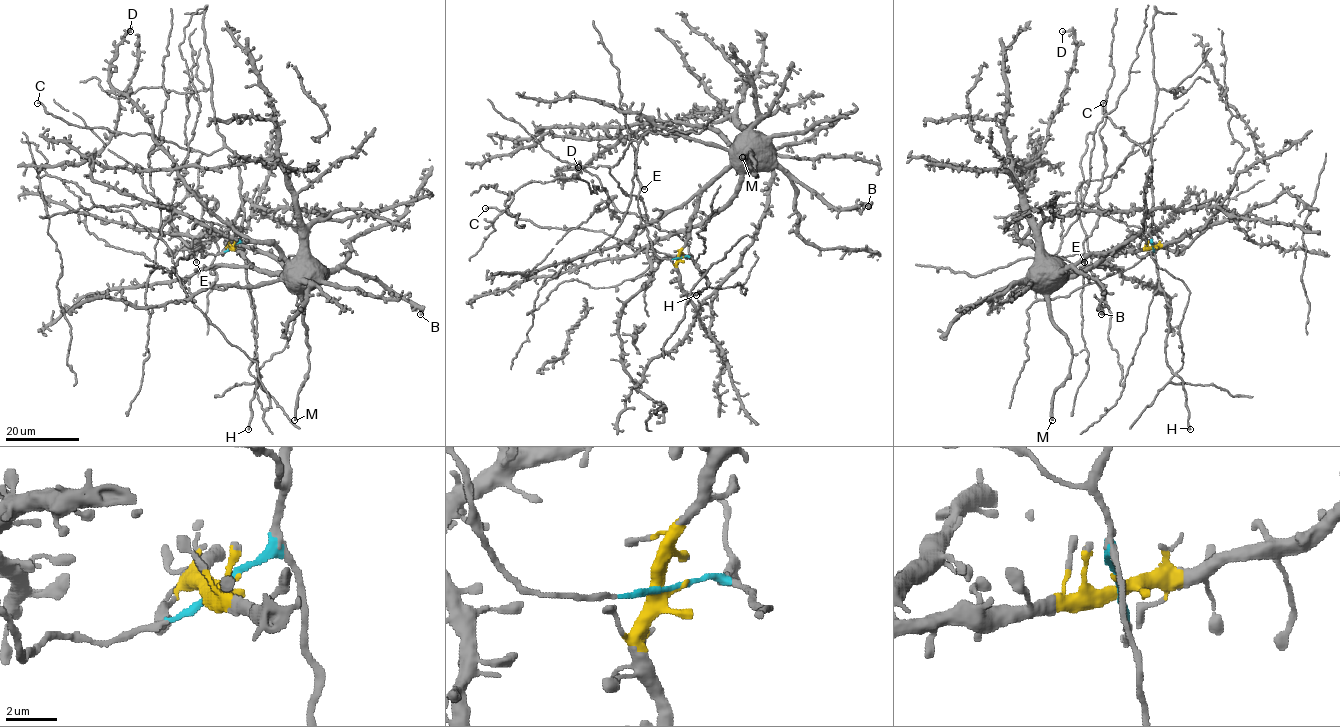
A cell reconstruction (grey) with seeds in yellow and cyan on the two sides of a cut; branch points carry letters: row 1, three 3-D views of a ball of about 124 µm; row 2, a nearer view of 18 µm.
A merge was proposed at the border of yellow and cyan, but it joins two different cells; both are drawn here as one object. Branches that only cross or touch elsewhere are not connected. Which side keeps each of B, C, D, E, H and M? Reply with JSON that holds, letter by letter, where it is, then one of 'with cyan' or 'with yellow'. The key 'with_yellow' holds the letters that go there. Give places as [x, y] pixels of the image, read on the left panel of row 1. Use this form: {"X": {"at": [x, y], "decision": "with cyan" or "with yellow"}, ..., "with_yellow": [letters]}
{"B": {"at": [420, 314], "decision": "with yellow"}, "C": {"at": [37, 103], "decision": "with cyan"}, "D": {"at": [130, 31], "decision": "with yellow"}, "E": {"at": [196, 262], "decision": "with cyan"}, "H": {"at": [248, 429], "decision": "with cyan"}, "M": {"at": [294, 420], "decision": "with yellow"}, "with_yellow": ["B", "D", "M"]}

